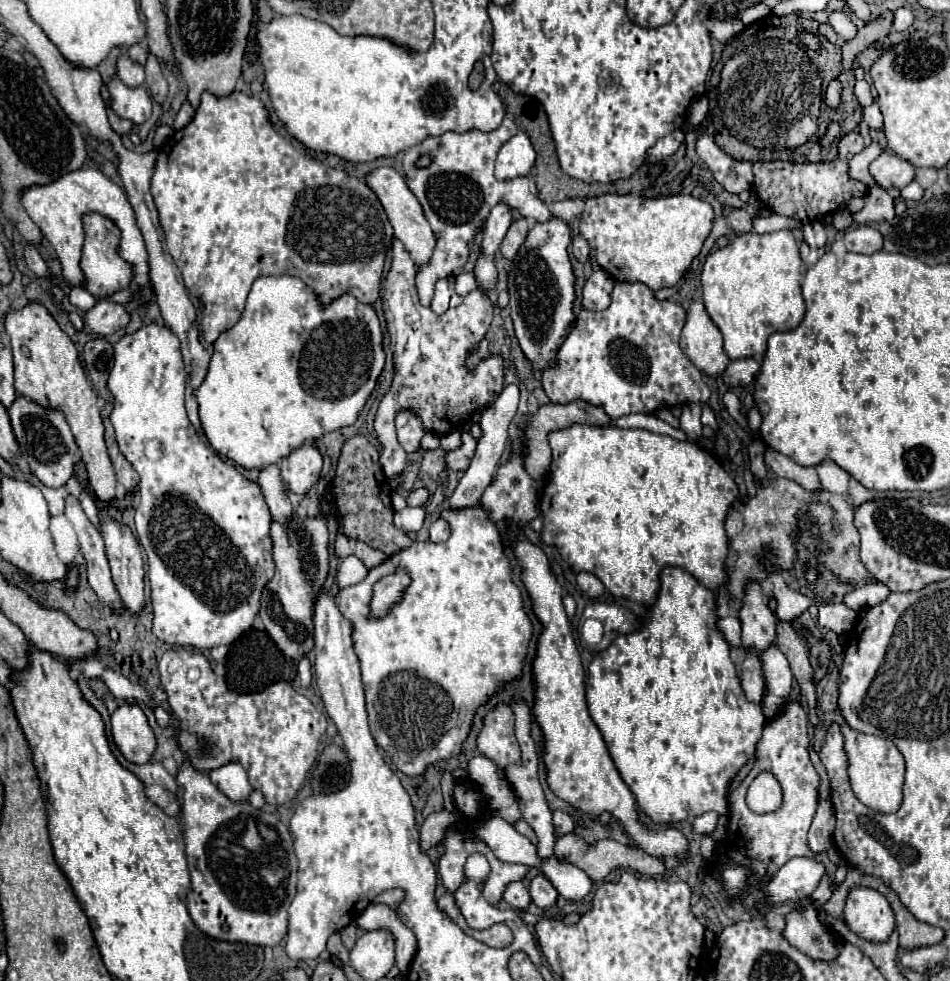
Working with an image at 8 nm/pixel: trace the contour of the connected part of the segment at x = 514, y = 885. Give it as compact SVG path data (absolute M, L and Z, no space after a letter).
M509 882L505 892L503 892L503 900L513 908L513 910L527 910L531 898L529 898L529 890L521 884L521 882Z

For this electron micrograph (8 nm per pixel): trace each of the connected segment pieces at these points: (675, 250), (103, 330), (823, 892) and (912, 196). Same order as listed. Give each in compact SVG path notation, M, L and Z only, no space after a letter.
M605 194L587 198L579 220L579 232L595 250L595 262L609 272L615 282L641 282L651 290L677 284L677 280L691 266L693 258L701 252L705 238L713 226L713 208L705 200L687 194L645 198L637 194Z
M99 300L99 304L85 314L85 324L95 334L113 334L119 328L123 328L127 322L129 322L129 316L125 308L109 300Z
M823 876L821 882L819 882L819 886L817 886L817 890L811 894L811 900L813 900L815 904L823 906L829 898L831 898L831 882L829 882L827 876Z
M909 184L901 190L903 200L921 200L921 196L923 196L923 188L919 184Z

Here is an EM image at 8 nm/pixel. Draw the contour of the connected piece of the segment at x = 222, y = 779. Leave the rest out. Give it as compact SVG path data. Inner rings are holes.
M229 764L213 770L209 774L211 782L233 802L247 802L249 794L253 792L247 772L241 764Z

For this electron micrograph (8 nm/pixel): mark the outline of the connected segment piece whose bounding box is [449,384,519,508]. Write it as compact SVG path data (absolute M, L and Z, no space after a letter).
M507 384L503 388L503 392L499 394L499 398L483 410L481 414L481 428L483 428L483 438L477 444L477 452L471 460L471 466L465 470L465 476L461 478L459 486L455 488L453 496L449 498L451 508L465 508L465 506L475 506L481 502L481 496L485 492L485 488L493 482L493 476L497 472L497 462L505 450L505 442L507 442L507 426L511 422L511 418L515 416L519 406L519 386L517 384Z

